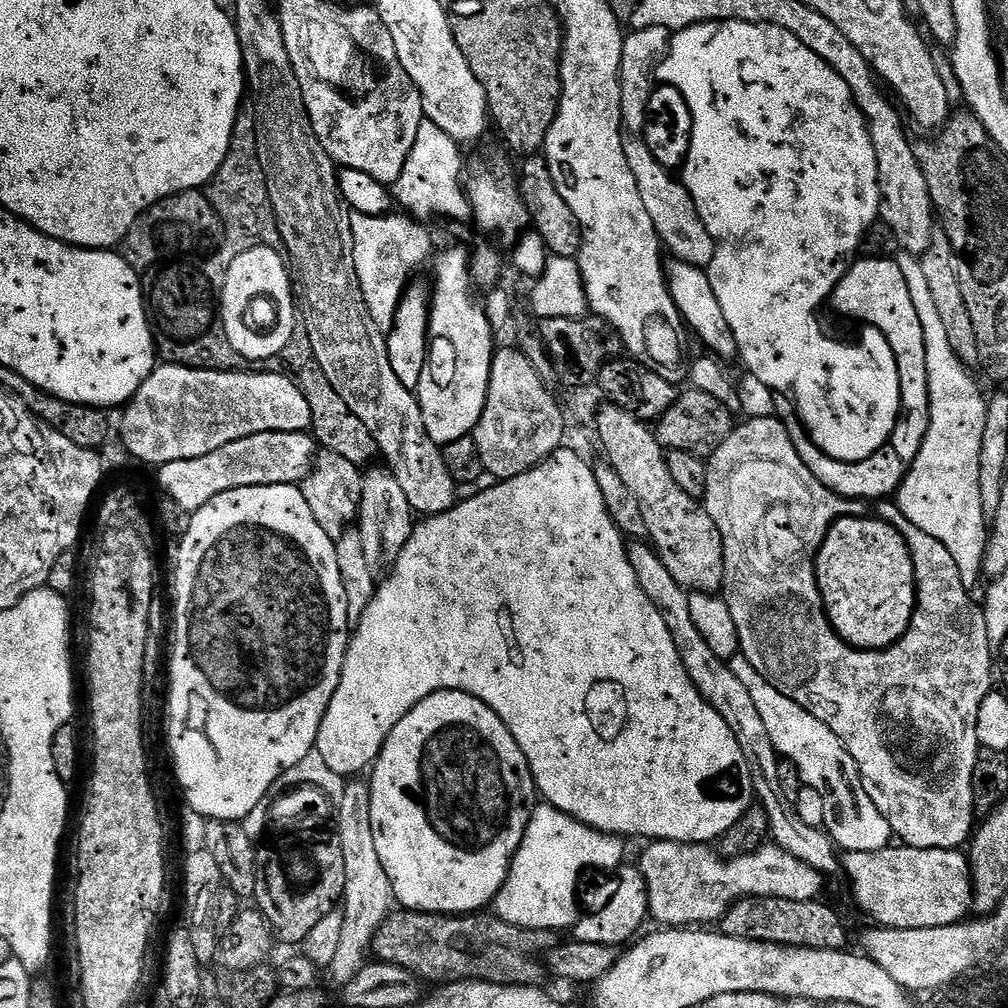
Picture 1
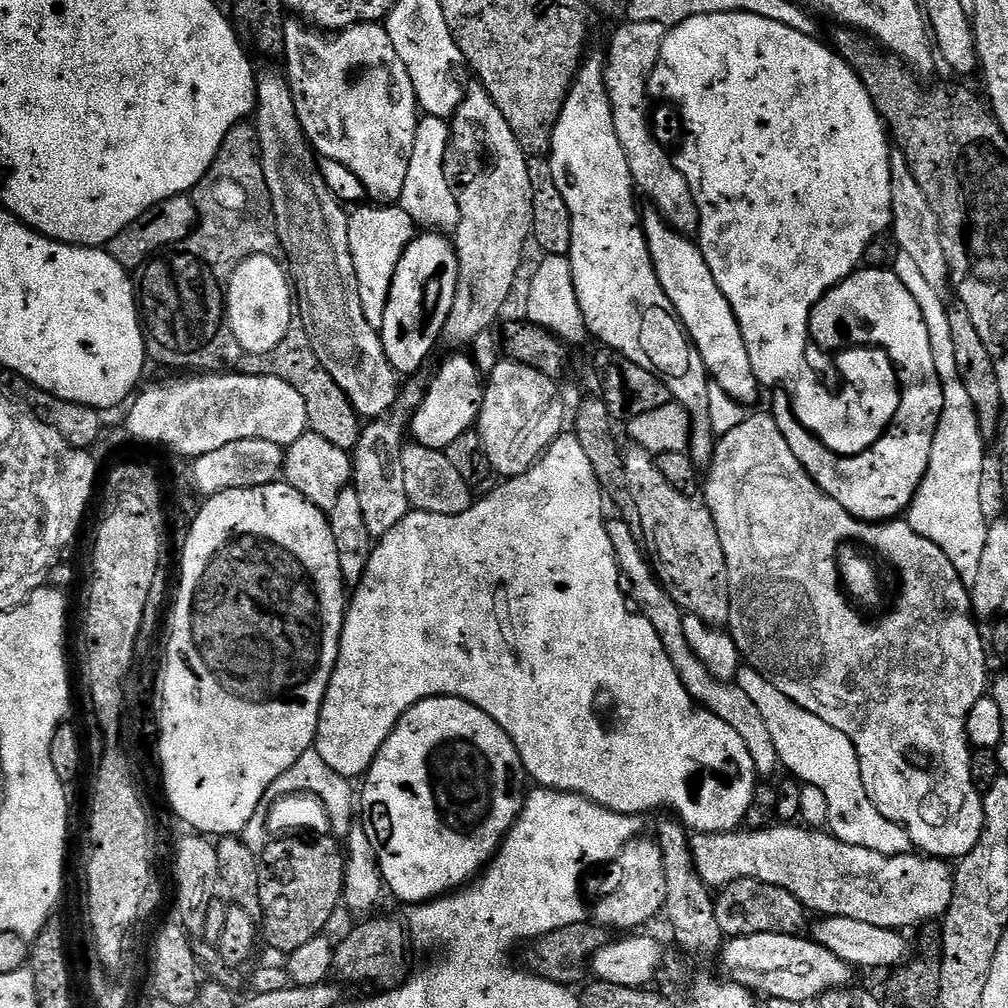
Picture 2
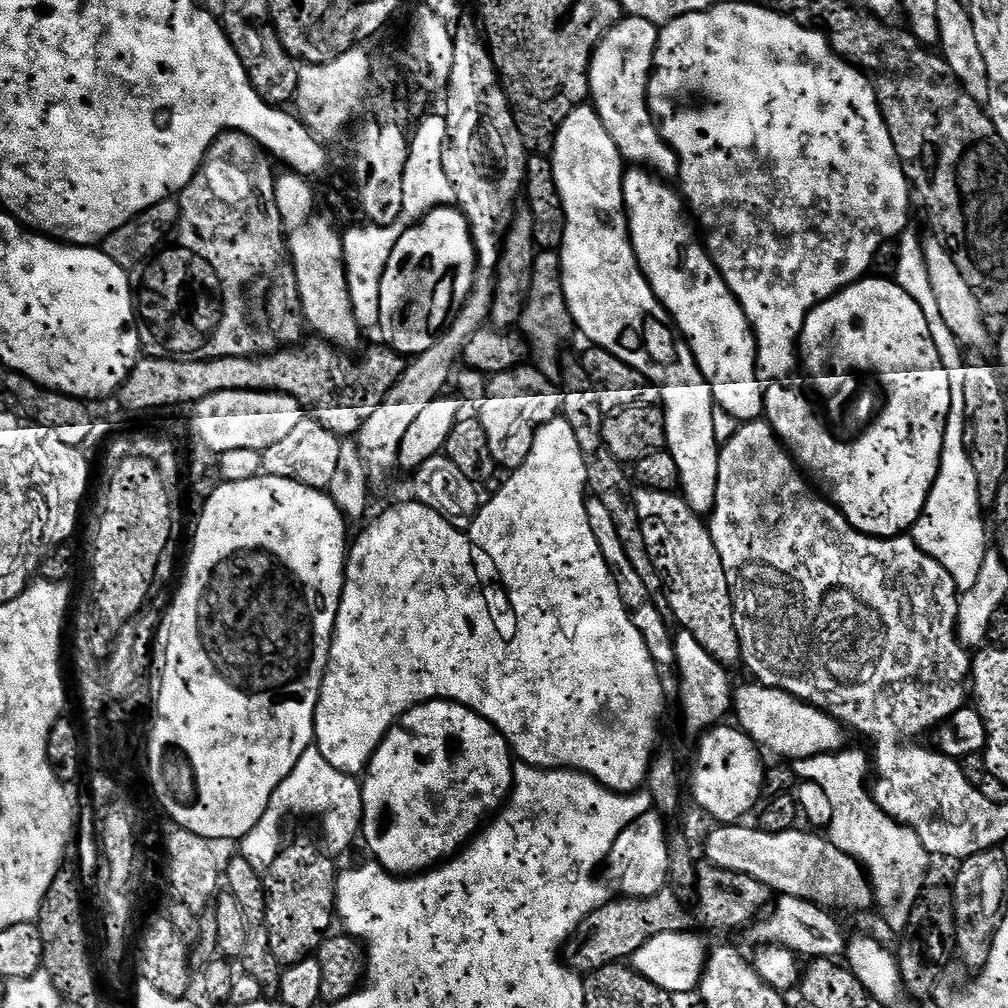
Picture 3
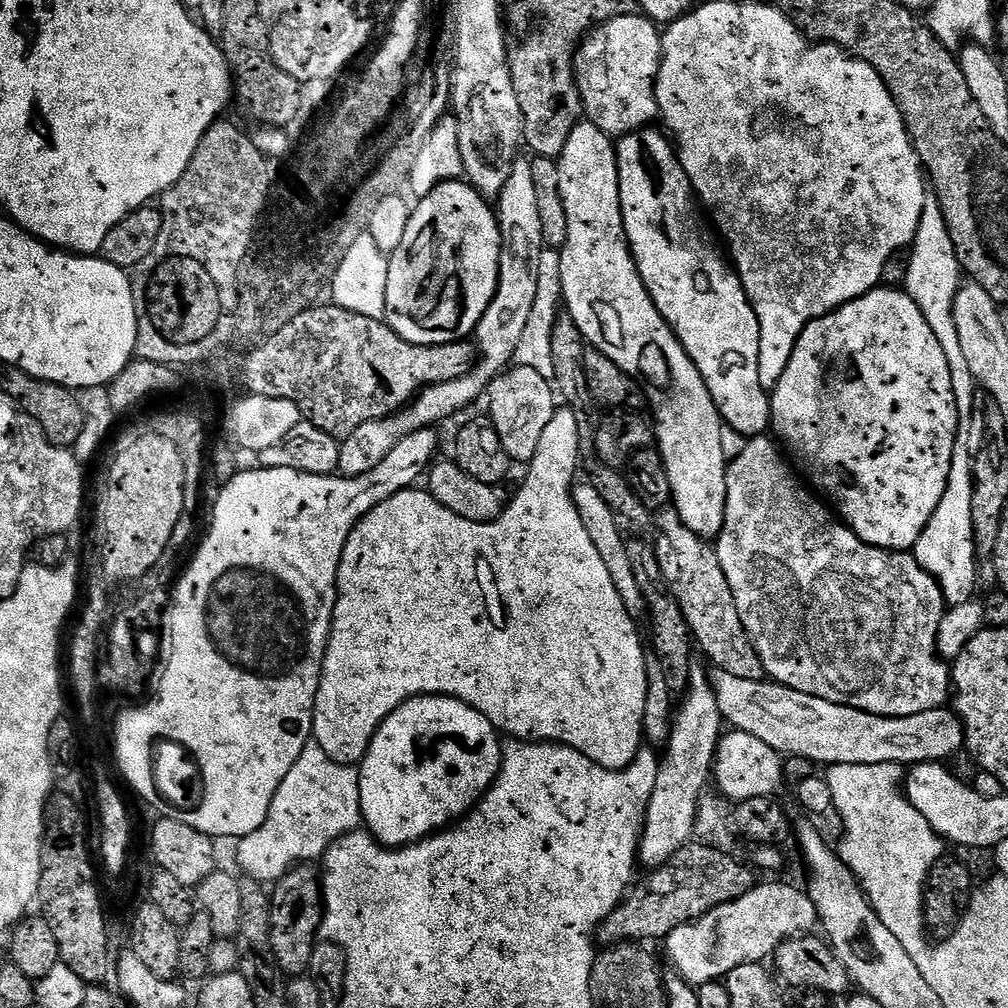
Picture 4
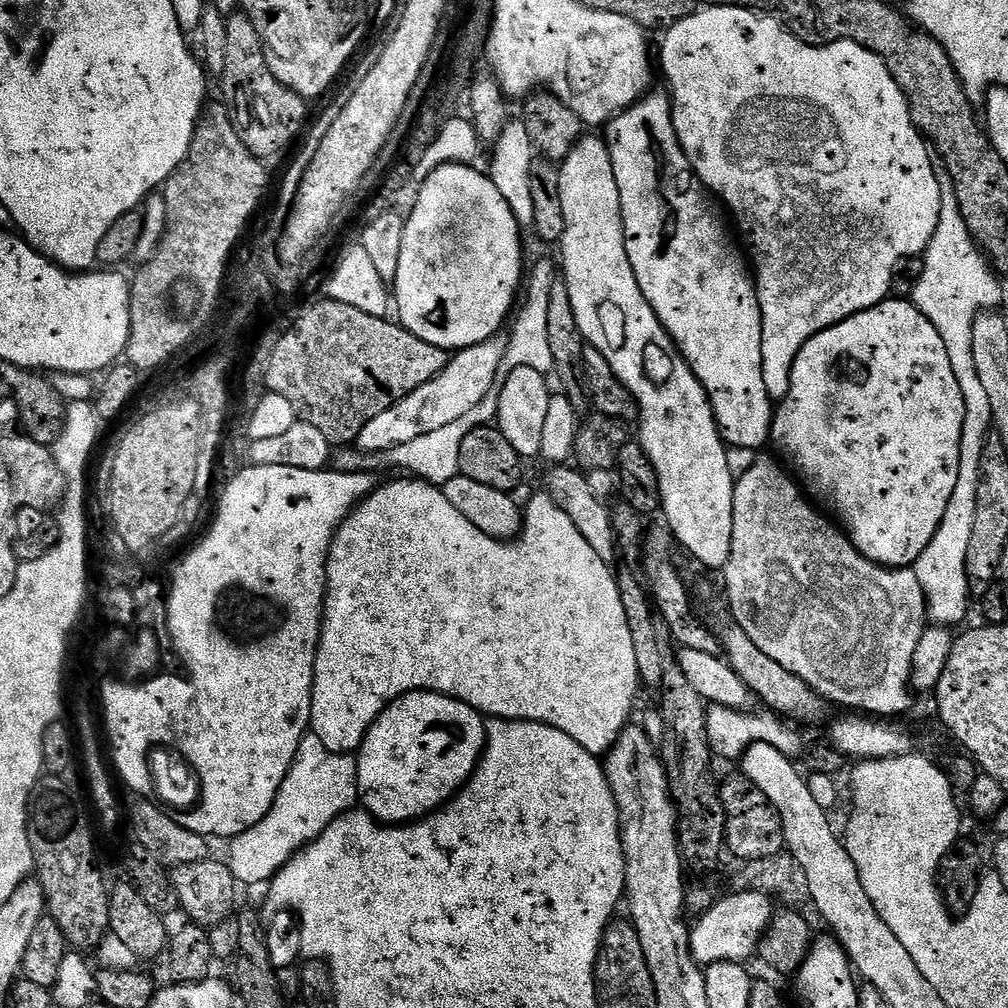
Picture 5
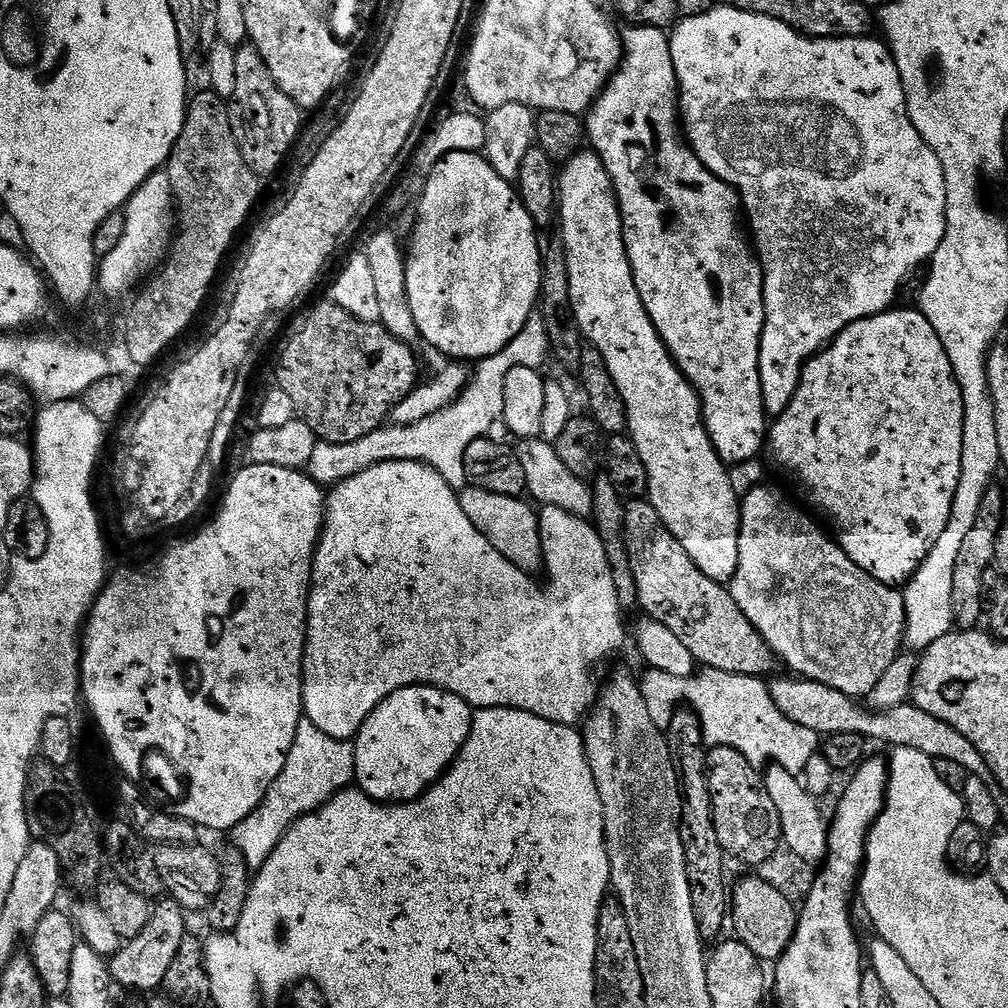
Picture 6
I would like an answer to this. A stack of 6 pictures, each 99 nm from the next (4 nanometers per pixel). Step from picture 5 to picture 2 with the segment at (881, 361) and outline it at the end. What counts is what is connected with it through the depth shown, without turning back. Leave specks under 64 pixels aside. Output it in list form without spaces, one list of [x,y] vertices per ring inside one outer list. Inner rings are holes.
[[[865,266],[864,276],[856,276],[856,280],[848,280],[848,284],[844,284],[844,288],[839,288],[836,292],[832,292],[832,296],[828,296],[828,300],[820,300],[816,304],[816,316],[812,316],[812,332],[816,332],[816,340],[820,340],[820,344],[828,344],[829,346],[844,344],[844,340],[865,340],[871,348],[880,348],[892,359],[892,367],[895,369],[894,375],[898,381],[899,387],[903,389],[900,393],[900,405],[896,411],[896,419],[887,425],[888,432],[882,433],[868,448],[868,432],[870,432],[870,426],[864,421],[864,416],[860,416],[860,420],[856,420],[856,416],[852,416],[852,420],[844,420],[844,424],[840,424],[840,428],[836,428],[836,416],[832,416],[832,420],[792,420],[792,412],[788,412],[788,399],[786,398],[786,394],[778,394],[776,396],[780,399],[780,404],[770,404],[771,415],[776,417],[778,426],[784,435],[784,441],[790,446],[790,450],[794,450],[794,458],[798,458],[800,465],[807,470],[808,477],[814,481],[830,499],[834,502],[838,502],[838,506],[842,506],[856,520],[887,522],[897,519],[911,503],[920,485],[920,479],[924,476],[925,469],[928,468],[928,455],[932,449],[932,437],[936,434],[936,426],[943,407],[943,393],[941,387],[938,385],[938,377],[935,369],[930,363],[931,346],[928,340],[928,329],[924,315],[918,303],[913,300],[910,292],[902,286],[902,282],[899,281],[892,270],[888,268],[870,268]]]

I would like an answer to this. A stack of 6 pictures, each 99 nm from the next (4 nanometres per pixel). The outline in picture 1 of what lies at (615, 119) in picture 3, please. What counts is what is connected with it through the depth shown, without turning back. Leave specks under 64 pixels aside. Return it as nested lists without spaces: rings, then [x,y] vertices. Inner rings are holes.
[[[650,26],[649,28],[637,28],[629,31],[624,37],[622,62],[620,63],[622,146],[626,150],[626,162],[630,162],[630,174],[634,174],[634,182],[638,182],[638,194],[646,205],[646,214],[650,214],[650,222],[654,222],[654,230],[660,235],[661,245],[667,251],[669,248],[675,259],[692,264],[696,268],[707,269],[709,262],[714,258],[714,250],[716,249],[714,238],[710,238],[710,230],[706,230],[696,209],[694,198],[688,193],[685,184],[674,178],[673,173],[656,168],[656,160],[652,160],[652,156],[648,156],[650,146],[644,140],[644,123],[648,120],[648,103],[654,91],[656,68],[668,56],[673,35],[673,32],[666,26]]]

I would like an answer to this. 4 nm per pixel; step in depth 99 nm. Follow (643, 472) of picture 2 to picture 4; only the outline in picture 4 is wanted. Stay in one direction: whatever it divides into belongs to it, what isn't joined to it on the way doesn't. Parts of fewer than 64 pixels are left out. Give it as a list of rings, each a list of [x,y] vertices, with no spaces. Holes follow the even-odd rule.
[[[669,506],[659,509],[655,513],[656,526],[656,557],[660,572],[664,576],[665,585],[676,605],[682,610],[688,628],[692,631],[692,638],[697,649],[700,648],[708,655],[708,660],[713,669],[735,674],[737,678],[747,680],[764,680],[764,667],[762,658],[754,650],[746,630],[742,626],[742,618],[738,618],[738,606],[734,602],[734,594],[730,590],[730,582],[726,582],[726,574],[722,574],[722,562],[718,562],[715,547],[709,541],[702,539],[694,530],[690,530],[675,508]]]

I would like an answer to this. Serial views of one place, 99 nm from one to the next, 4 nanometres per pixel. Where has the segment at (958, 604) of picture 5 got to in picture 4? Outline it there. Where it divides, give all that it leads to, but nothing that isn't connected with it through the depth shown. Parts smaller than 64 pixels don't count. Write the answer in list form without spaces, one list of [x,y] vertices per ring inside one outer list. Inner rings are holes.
[[[935,198],[925,199],[922,206],[922,218],[918,222],[916,239],[910,245],[911,252],[912,257],[908,260],[908,285],[906,285],[906,291],[918,306],[918,310],[922,310],[926,322],[930,322],[930,330],[934,330],[934,338],[938,338],[938,343],[942,346],[942,354],[946,354],[946,362],[950,362],[950,382],[954,382],[954,398],[958,406],[958,434],[956,435],[956,445],[952,455],[950,478],[946,482],[946,494],[942,494],[942,502],[938,502],[938,510],[934,510],[934,518],[930,518],[926,530],[918,538],[914,555],[916,561],[940,583],[944,599],[949,605],[967,604],[975,597],[972,595],[976,592],[976,556],[978,557],[974,527],[971,521],[974,448],[973,445],[968,445],[972,440],[972,407],[976,404],[978,385],[975,378],[970,374],[970,366],[966,363],[966,357],[962,354],[962,346],[958,342],[958,330],[954,326],[954,314],[952,313],[956,305],[956,296],[960,293],[962,287],[962,279],[960,280],[962,269],[956,257],[954,242],[948,233],[946,218],[942,218],[940,204]]]

